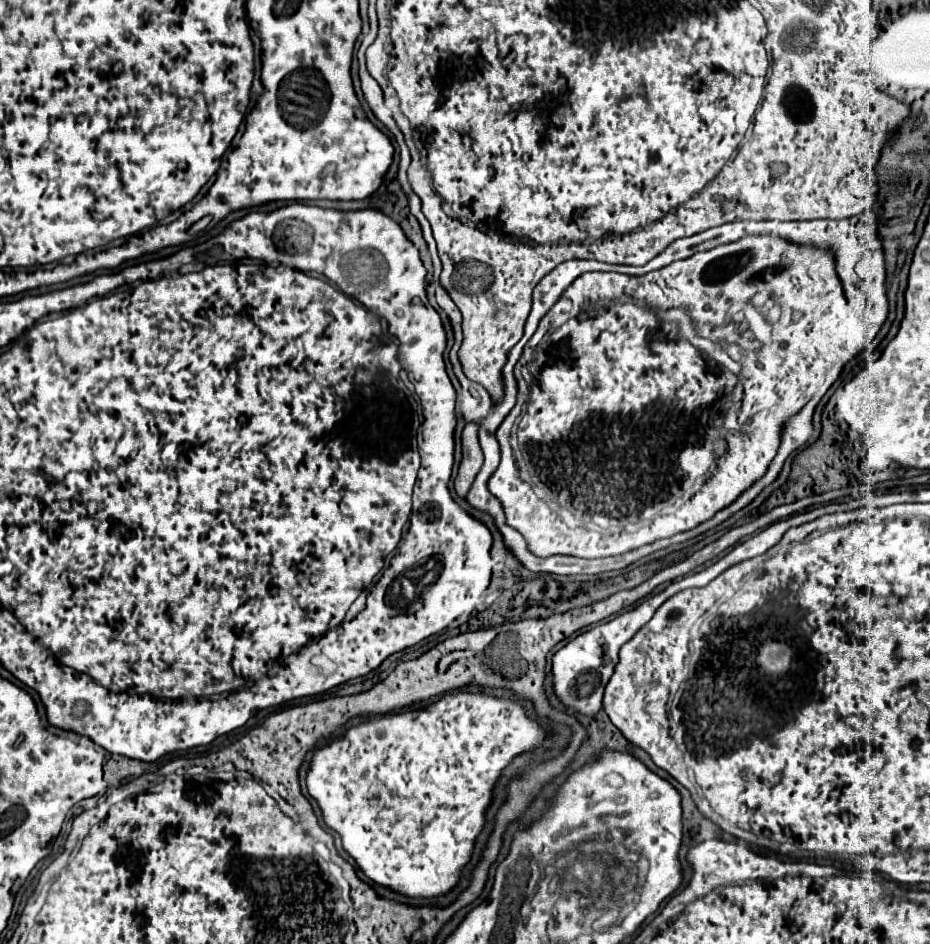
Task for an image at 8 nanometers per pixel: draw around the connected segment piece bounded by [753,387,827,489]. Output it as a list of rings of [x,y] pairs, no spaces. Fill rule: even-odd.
[[[821,387],[821,389],[813,395],[813,399],[811,399],[799,413],[795,413],[791,419],[787,419],[787,423],[783,425],[783,431],[781,431],[781,443],[779,443],[777,455],[775,455],[775,459],[769,463],[767,473],[765,473],[759,481],[753,483],[755,487],[759,487],[759,489],[767,487],[767,485],[779,475],[781,465],[783,465],[783,461],[789,457],[789,453],[795,451],[797,447],[801,447],[801,445],[809,439],[809,435],[811,435],[811,431],[813,431],[811,417],[813,417],[813,411],[815,411],[817,403],[819,403],[821,397],[825,395],[825,391],[827,391],[827,387]]]

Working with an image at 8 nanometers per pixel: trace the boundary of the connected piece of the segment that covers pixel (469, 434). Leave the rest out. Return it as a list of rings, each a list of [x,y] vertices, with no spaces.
[[[467,423],[461,441],[463,441],[463,461],[455,477],[455,491],[457,495],[465,497],[475,475],[483,465],[483,449],[479,445],[479,423]]]

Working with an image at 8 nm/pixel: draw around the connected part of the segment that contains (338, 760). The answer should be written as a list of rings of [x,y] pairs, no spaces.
[[[457,691],[457,693],[447,693],[439,701],[421,707],[417,711],[407,711],[399,715],[385,715],[385,717],[373,717],[367,723],[359,723],[351,729],[341,739],[331,741],[327,747],[315,751],[311,769],[307,773],[307,789],[309,795],[317,799],[325,823],[335,829],[341,835],[343,849],[357,861],[359,869],[377,885],[387,885],[393,891],[399,891],[403,895],[411,897],[435,897],[441,893],[447,893],[455,887],[459,881],[459,869],[469,861],[471,851],[473,851],[473,841],[479,835],[483,827],[483,811],[491,803],[491,789],[501,775],[503,767],[511,761],[521,751],[535,749],[545,743],[545,731],[539,727],[539,723],[531,721],[525,717],[525,711],[517,699],[497,699],[493,695],[483,695],[483,693],[467,693],[467,691]]]

